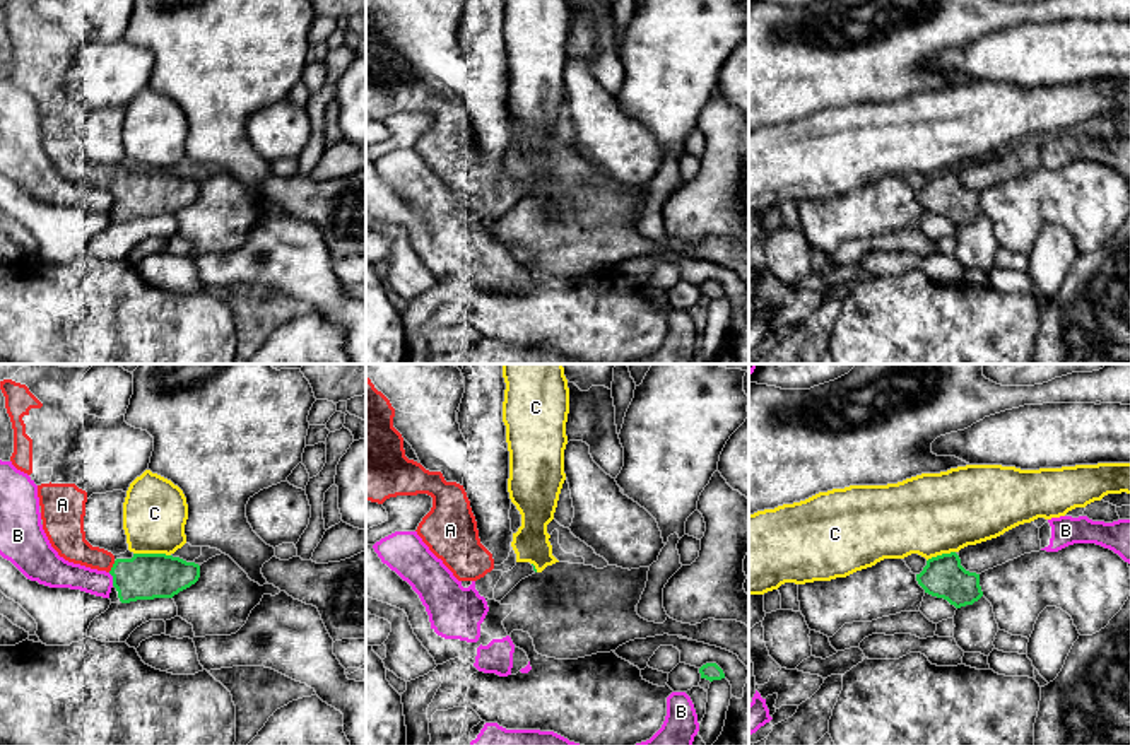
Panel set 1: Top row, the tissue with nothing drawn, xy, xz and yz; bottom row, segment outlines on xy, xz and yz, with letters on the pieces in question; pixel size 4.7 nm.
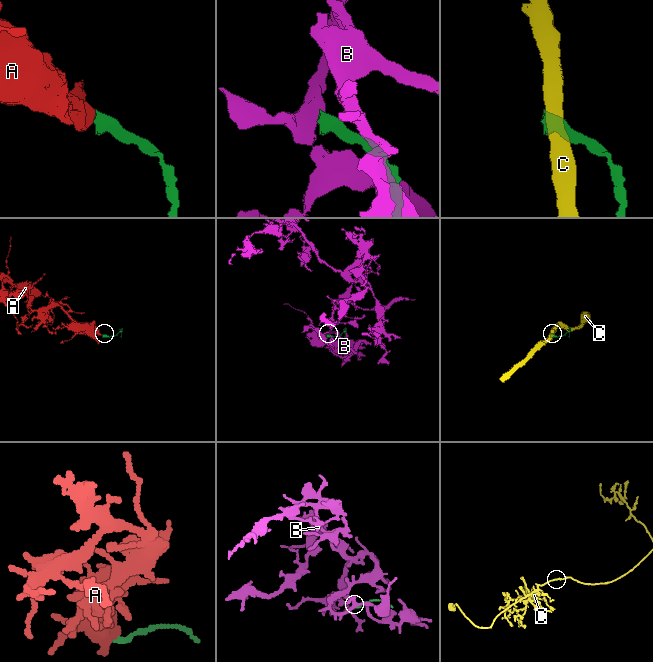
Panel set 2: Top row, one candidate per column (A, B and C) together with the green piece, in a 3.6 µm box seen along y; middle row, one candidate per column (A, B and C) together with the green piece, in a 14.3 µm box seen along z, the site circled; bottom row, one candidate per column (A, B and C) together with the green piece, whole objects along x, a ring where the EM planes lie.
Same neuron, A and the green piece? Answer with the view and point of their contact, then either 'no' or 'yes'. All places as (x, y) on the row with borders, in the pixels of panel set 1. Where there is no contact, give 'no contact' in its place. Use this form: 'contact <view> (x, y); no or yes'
contact xy (113, 566); yes

